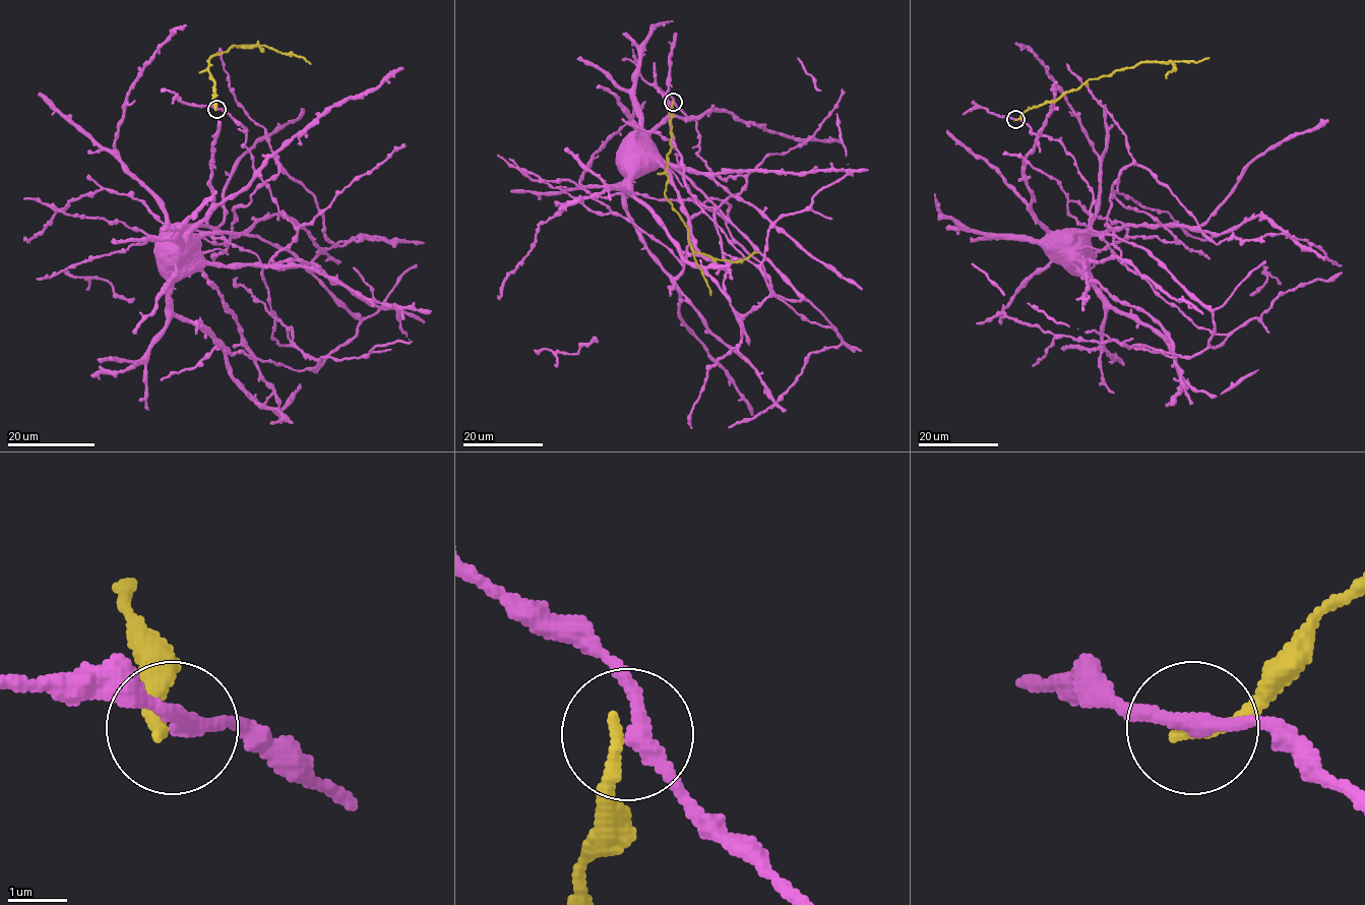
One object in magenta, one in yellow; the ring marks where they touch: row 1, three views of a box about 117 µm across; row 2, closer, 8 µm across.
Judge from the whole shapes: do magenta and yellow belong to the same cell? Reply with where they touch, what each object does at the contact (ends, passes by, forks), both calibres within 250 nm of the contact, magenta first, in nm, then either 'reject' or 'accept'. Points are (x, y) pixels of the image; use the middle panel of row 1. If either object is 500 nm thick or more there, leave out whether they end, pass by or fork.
at (673, 102); magenta passes by; yellow ends there; 260 nm thick on the magenta side, 220 nm on the other; reject

